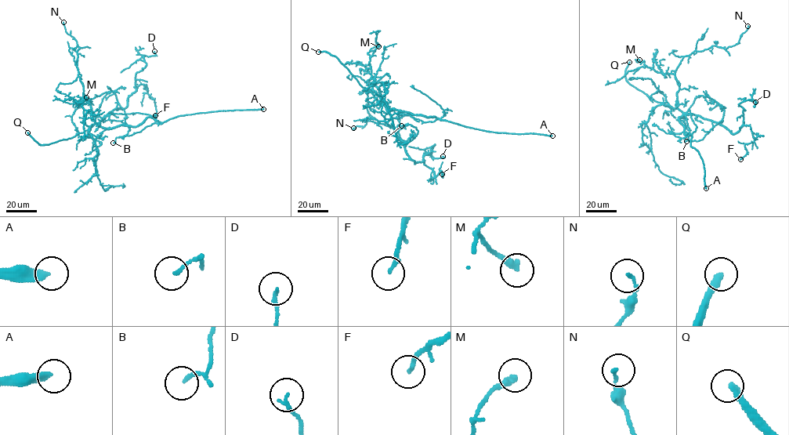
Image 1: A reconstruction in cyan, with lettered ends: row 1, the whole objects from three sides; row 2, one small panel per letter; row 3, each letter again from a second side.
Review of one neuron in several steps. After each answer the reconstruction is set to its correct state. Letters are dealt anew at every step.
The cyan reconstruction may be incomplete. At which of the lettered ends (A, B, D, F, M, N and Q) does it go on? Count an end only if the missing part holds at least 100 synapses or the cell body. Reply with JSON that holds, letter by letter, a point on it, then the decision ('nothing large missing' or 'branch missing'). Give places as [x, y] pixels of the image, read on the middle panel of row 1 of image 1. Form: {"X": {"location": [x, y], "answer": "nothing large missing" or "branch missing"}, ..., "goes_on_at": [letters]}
{"A": {"location": [552, 135], "answer": "branch missing"}, "B": {"location": [401, 125], "answer": "nothing large missing"}, "D": {"location": [443, 156], "answer": "nothing large missing"}, "F": {"location": [442, 174], "answer": "nothing large missing"}, "M": {"location": [378, 46], "answer": "nothing large missing"}, "N": {"location": [353, 128], "answer": "nothing large missing"}, "Q": {"location": [318, 52], "answer": "branch missing"}, "goes_on_at": ["A", "Q"]}

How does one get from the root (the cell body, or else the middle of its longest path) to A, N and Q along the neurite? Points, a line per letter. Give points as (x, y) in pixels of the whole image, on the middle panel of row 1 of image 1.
A: (393, 125), (393, 118), (409, 115), (423, 121), (440, 118), (491, 132), (552, 135)
N: (393, 125), (385, 99), (374, 84), (369, 85), (367, 92), (367, 109), (370, 117), (364, 125), (353, 128)
Q: (393, 125), (386, 107), (360, 85), (335, 56), (324, 51), (318, 52)

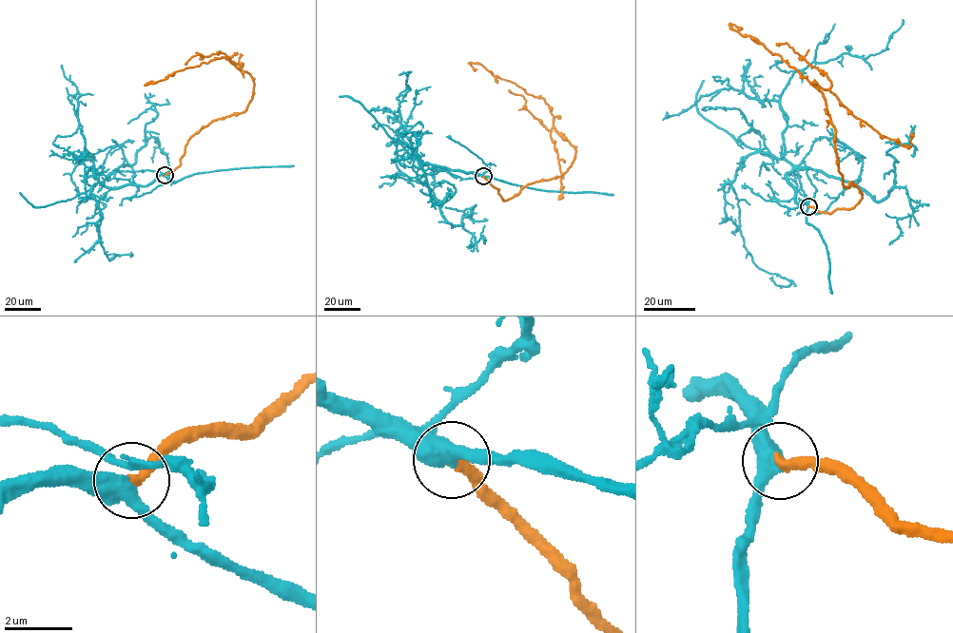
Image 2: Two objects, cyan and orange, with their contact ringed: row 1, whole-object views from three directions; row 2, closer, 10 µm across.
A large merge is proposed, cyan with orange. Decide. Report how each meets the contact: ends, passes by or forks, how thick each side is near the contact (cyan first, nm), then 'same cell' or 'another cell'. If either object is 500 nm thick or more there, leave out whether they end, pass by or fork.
cyan forks; orange ends; calibres 400 and 360 nm; same cell

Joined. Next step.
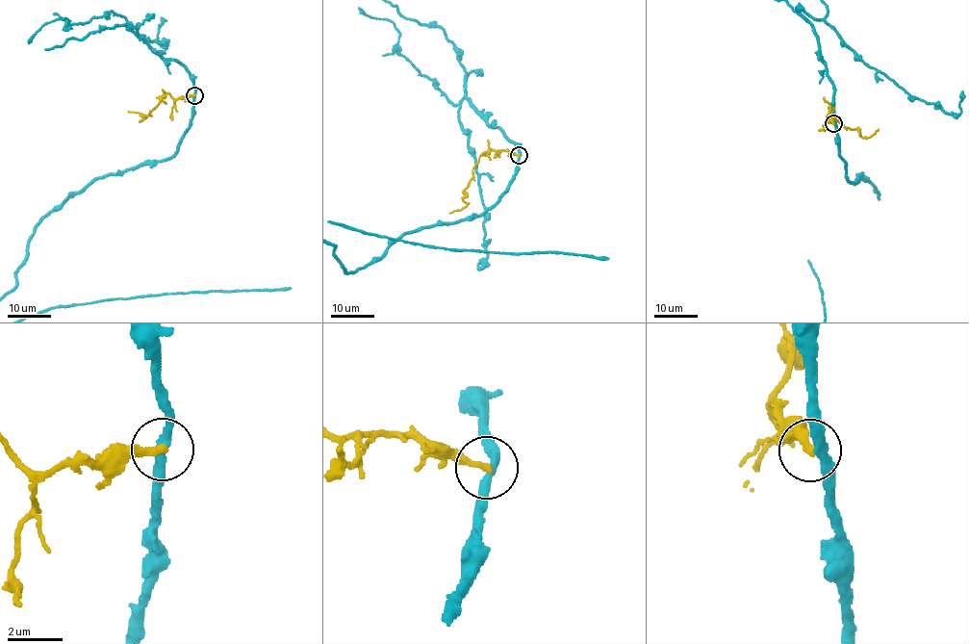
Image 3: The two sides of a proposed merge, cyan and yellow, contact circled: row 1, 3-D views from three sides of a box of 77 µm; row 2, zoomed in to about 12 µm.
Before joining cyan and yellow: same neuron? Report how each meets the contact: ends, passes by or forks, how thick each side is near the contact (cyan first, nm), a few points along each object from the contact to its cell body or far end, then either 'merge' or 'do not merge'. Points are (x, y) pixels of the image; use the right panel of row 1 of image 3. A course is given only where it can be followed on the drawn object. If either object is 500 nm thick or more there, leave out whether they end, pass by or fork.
cyan passes by | yellow ends | 300/260 nm | yellow via (833, 124), (828, 115), (829, 107), (829, 114), (843, 126), (857, 129), (861, 136), (868, 138), (879, 129) | do not merge

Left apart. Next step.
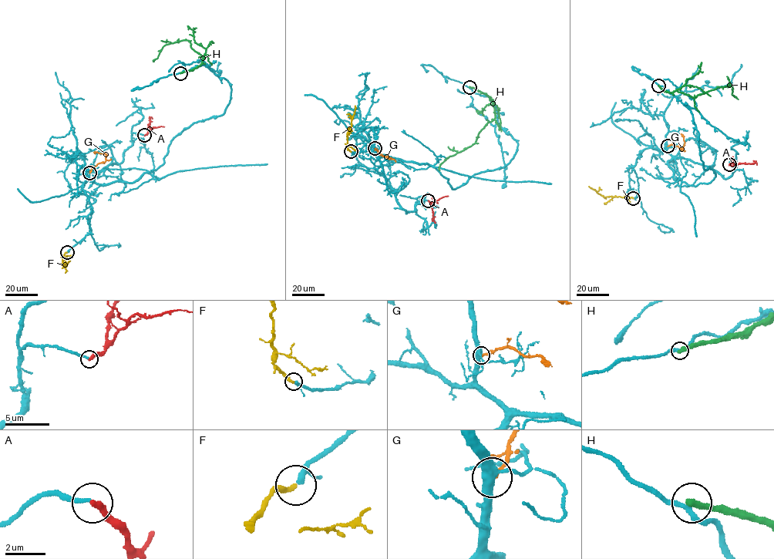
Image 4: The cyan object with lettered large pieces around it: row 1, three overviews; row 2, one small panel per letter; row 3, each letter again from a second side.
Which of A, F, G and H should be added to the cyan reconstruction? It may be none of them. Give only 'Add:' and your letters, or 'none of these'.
Add: F

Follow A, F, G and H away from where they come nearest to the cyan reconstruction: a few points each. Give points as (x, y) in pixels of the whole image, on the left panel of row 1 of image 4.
A: (144, 135), (147, 133), (149, 119), (152, 119)
F: (67, 252), (63, 255), (62, 263), (66, 266), (68, 260)
G: (89, 173), (92, 167), (106, 159), (105, 153), (93, 152)
H: (180, 72), (196, 68), (206, 55), (202, 55), (195, 51), (189, 40), (166, 44), (153, 62)

